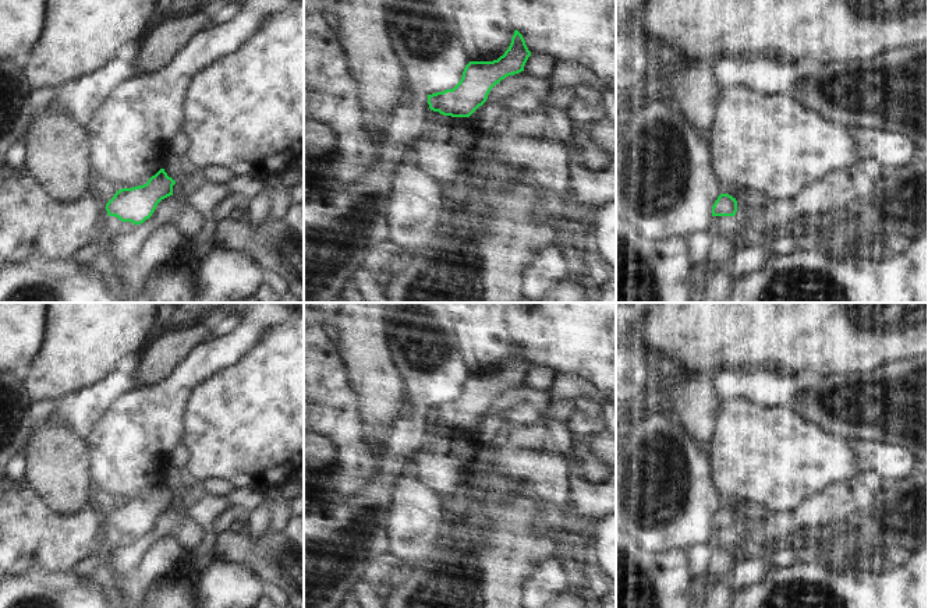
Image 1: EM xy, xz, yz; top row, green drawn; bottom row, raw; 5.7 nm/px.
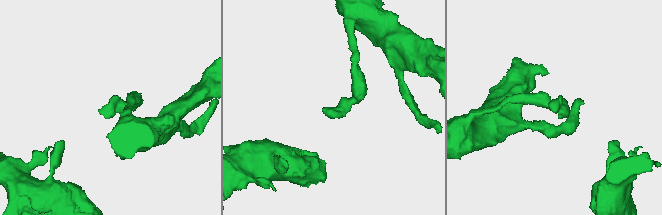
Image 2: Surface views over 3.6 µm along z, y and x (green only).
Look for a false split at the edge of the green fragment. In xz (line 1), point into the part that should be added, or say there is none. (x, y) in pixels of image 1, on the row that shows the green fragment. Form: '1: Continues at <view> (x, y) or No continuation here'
1: No continuation here.

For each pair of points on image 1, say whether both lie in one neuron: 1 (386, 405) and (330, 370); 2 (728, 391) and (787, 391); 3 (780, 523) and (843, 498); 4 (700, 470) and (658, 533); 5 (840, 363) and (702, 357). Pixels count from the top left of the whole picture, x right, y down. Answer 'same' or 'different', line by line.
1: different
2: same
3: same
4: same
5: same

